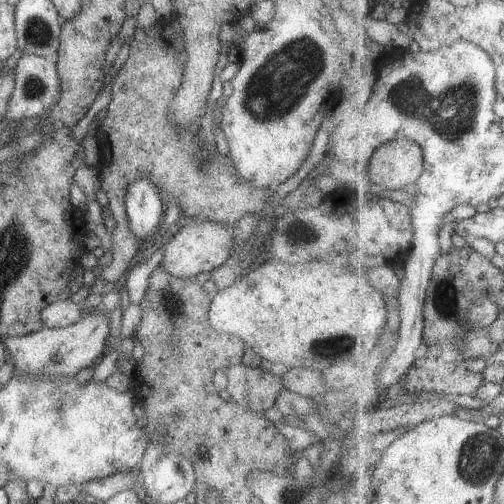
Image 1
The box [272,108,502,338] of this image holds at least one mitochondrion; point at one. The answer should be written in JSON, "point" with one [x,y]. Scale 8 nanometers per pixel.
{"point":[446,306]}

